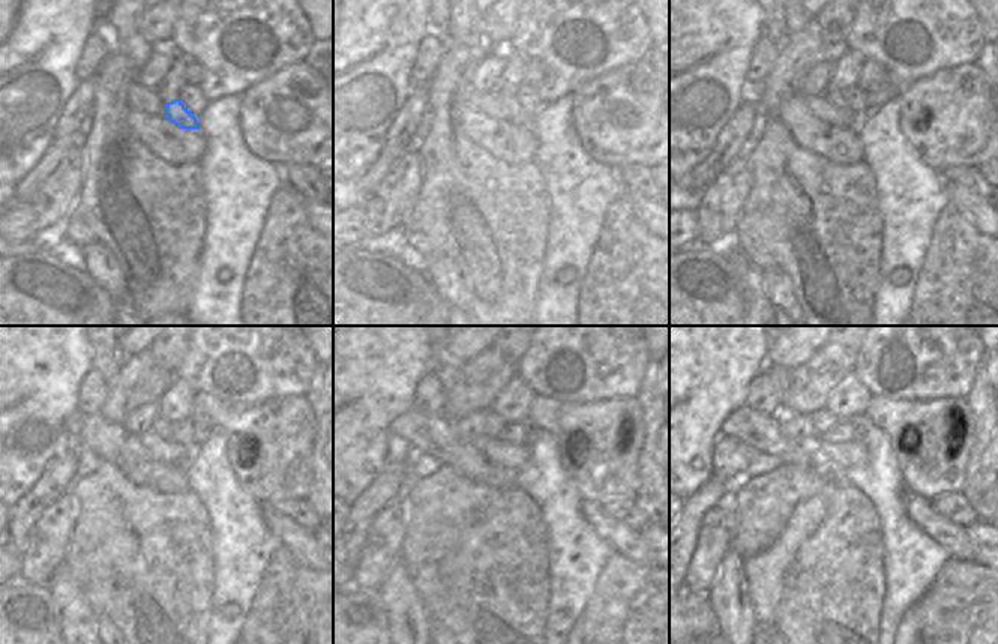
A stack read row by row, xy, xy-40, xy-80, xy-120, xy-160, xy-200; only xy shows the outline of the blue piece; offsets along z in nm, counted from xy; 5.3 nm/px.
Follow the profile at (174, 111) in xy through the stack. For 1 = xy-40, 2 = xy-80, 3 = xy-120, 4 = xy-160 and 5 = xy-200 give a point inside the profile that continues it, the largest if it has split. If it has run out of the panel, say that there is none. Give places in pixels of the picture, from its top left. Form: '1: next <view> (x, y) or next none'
1: next xy-40 (517, 116)
2: next xy-80 (832, 93)
3: next xy-120 (161, 428)
4: next xy-160 (494, 424)
5: next xy-200 (823, 421)

